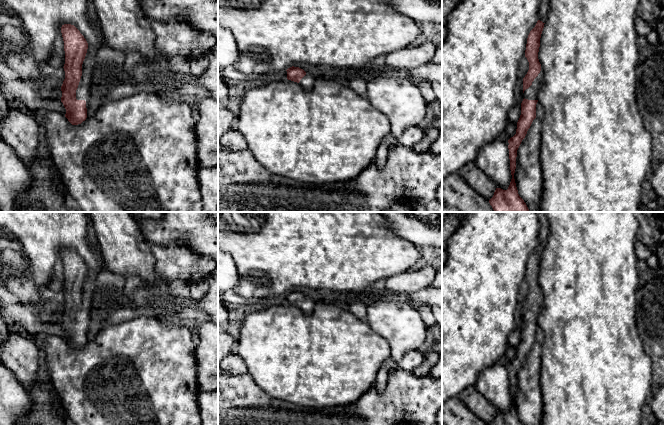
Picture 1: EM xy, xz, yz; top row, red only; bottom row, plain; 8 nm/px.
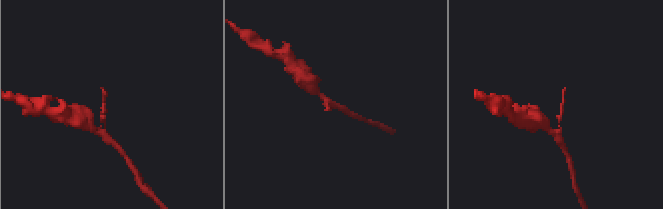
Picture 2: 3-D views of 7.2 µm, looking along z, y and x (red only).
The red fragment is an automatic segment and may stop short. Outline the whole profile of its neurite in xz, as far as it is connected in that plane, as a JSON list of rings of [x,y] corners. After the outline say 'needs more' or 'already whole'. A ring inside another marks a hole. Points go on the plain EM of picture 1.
[[[290,291],[287,294],[287,303],[297,306],[306,314],[311,314],[314,310],[315,305],[317,304],[310,298],[307,298],[303,293],[299,291]]]; needs more

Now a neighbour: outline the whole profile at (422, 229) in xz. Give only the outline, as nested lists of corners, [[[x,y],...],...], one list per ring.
[[[380,212],[390,229],[418,248],[442,248],[442,212]]]

